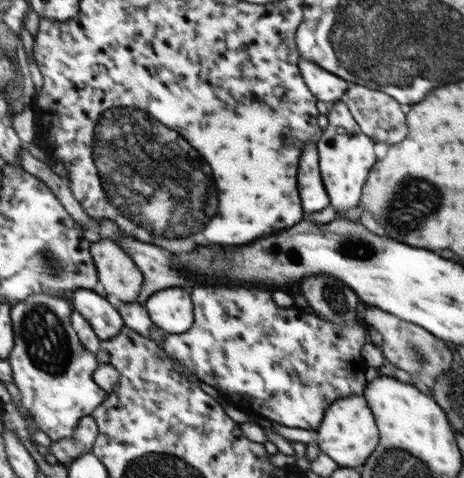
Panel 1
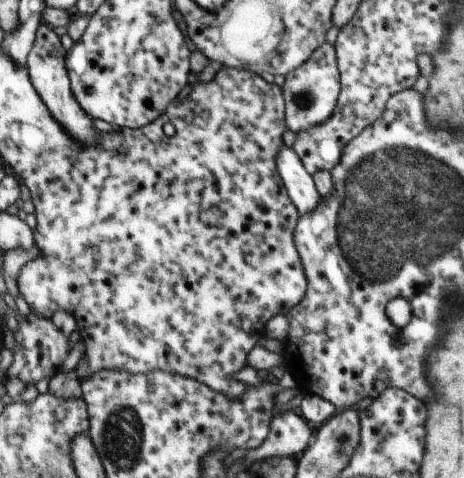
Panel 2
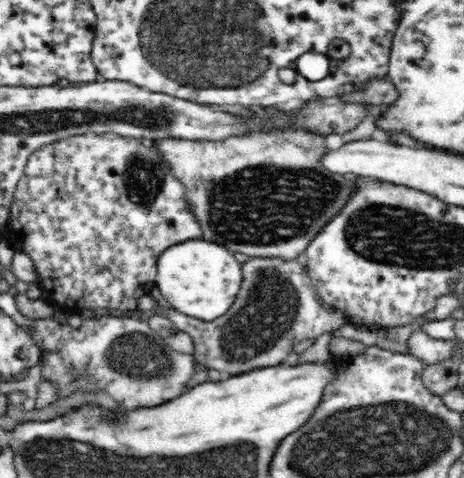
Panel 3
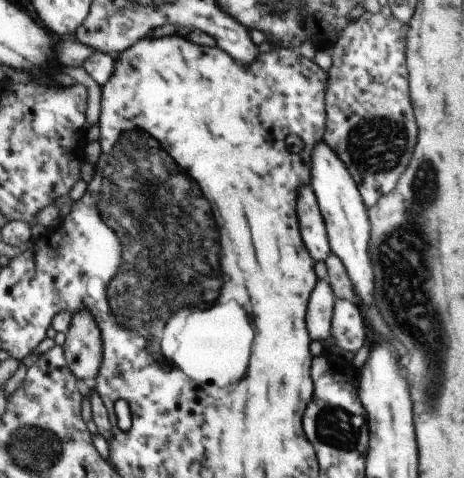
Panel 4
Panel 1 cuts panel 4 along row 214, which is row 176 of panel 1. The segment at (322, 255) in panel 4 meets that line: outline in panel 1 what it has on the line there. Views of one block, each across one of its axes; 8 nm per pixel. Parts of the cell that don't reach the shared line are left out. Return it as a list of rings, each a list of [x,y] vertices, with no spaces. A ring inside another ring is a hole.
[[[307,142],[305,150],[301,150],[301,198],[305,198],[305,210],[309,212],[319,212],[325,206],[331,206],[329,194],[325,194],[325,184],[321,178],[321,168],[319,168],[319,154],[317,154],[317,144]]]

